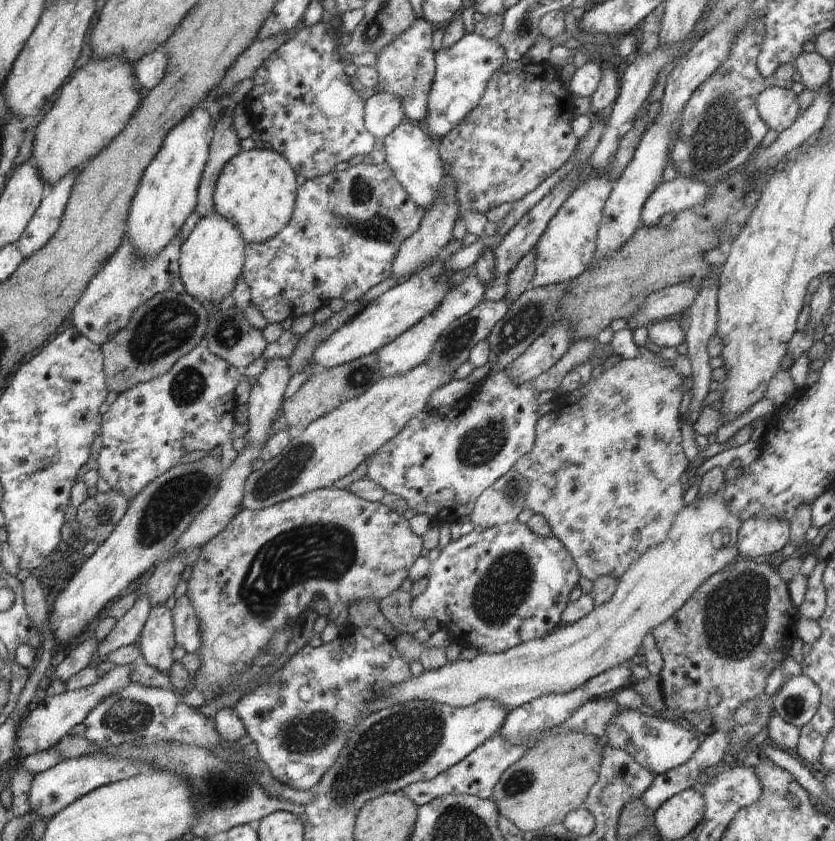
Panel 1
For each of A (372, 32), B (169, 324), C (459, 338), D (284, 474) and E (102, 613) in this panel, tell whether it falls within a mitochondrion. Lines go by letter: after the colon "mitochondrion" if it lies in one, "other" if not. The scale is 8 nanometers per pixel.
A: mitochondrion
B: mitochondrion
C: mitochondrion
D: mitochondrion
E: other

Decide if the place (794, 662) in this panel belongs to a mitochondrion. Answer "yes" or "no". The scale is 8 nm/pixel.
no

